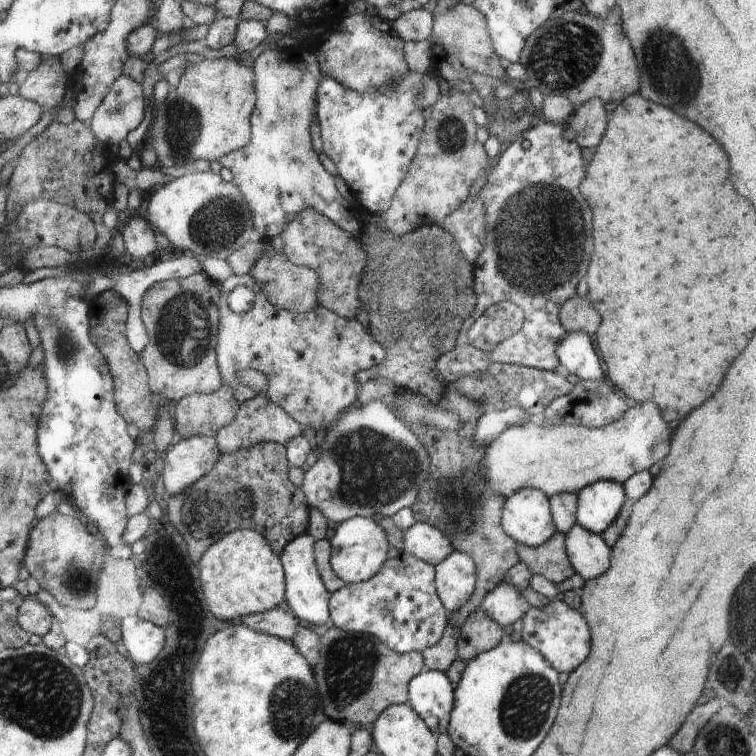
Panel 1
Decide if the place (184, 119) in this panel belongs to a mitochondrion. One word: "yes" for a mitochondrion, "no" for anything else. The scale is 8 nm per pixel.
yes

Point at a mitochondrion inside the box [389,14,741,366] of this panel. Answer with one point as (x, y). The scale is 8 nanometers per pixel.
(540, 231)

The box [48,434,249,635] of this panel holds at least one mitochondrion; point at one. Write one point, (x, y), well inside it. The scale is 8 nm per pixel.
(77, 580)

